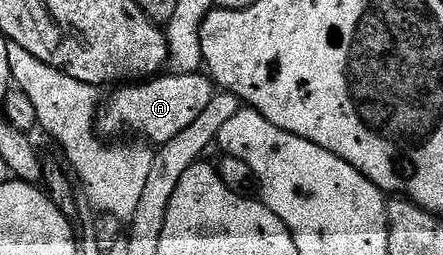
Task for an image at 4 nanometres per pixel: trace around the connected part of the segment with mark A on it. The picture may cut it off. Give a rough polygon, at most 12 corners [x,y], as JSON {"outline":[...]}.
{"outline":[[172,72],[127,83],[97,114],[104,134],[132,129],[156,146],[205,107],[213,82]]}

